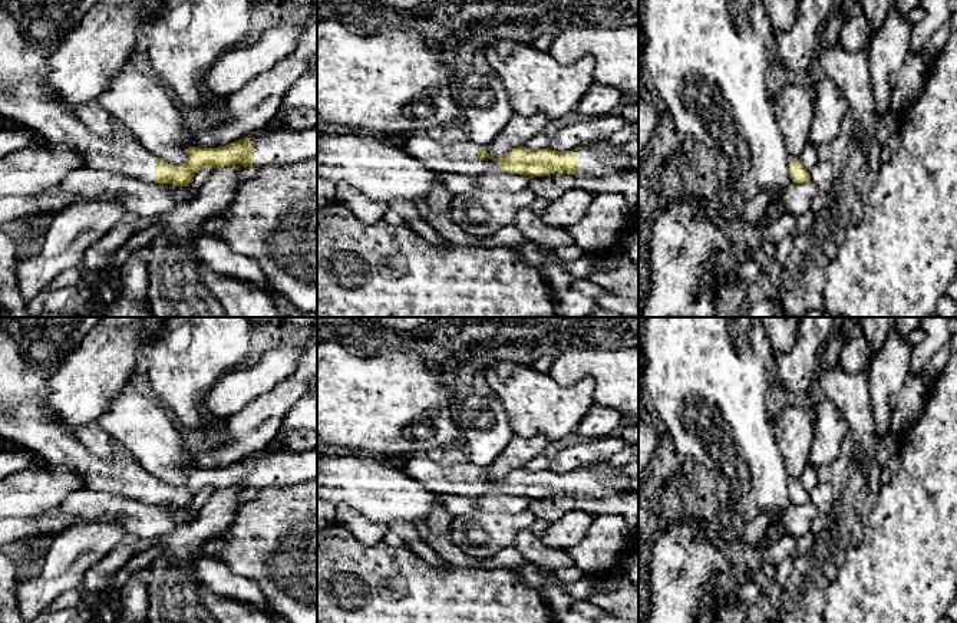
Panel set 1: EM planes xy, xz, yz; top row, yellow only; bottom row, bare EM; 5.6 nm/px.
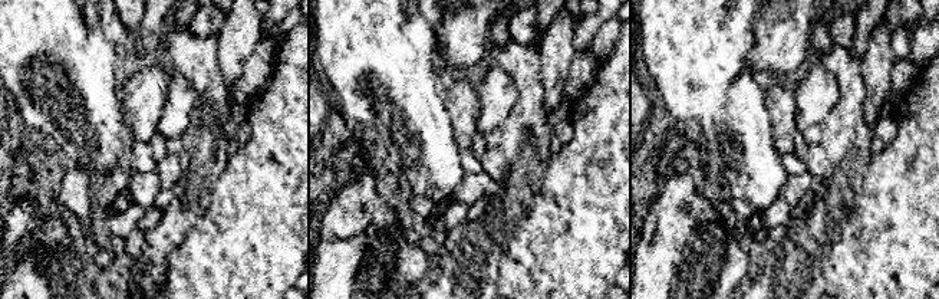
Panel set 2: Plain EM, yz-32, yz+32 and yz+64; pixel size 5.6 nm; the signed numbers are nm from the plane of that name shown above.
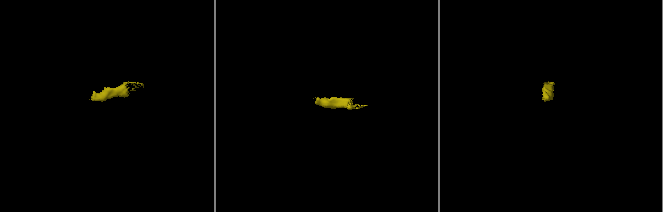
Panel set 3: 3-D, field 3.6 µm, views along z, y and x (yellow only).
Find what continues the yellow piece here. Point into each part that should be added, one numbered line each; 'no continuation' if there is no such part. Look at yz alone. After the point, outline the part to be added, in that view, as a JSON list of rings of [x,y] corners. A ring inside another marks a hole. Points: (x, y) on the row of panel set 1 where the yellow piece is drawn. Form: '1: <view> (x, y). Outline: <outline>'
1: yz (808, 158). Outline: [[[808,142],[799,156],[791,156],[789,155],[789,158],[788,158],[788,167],[789,167],[789,178],[791,178],[792,184],[793,184],[793,178],[791,175],[791,165],[792,165],[792,159],[793,158],[796,158],[806,168],[808,172],[811,172],[812,168],[818,162],[816,146],[812,145],[811,142]]]

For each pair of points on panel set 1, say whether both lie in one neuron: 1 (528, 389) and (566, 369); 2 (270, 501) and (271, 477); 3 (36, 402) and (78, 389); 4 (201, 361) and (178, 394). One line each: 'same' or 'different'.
1: different
2: different
3: different
4: same

